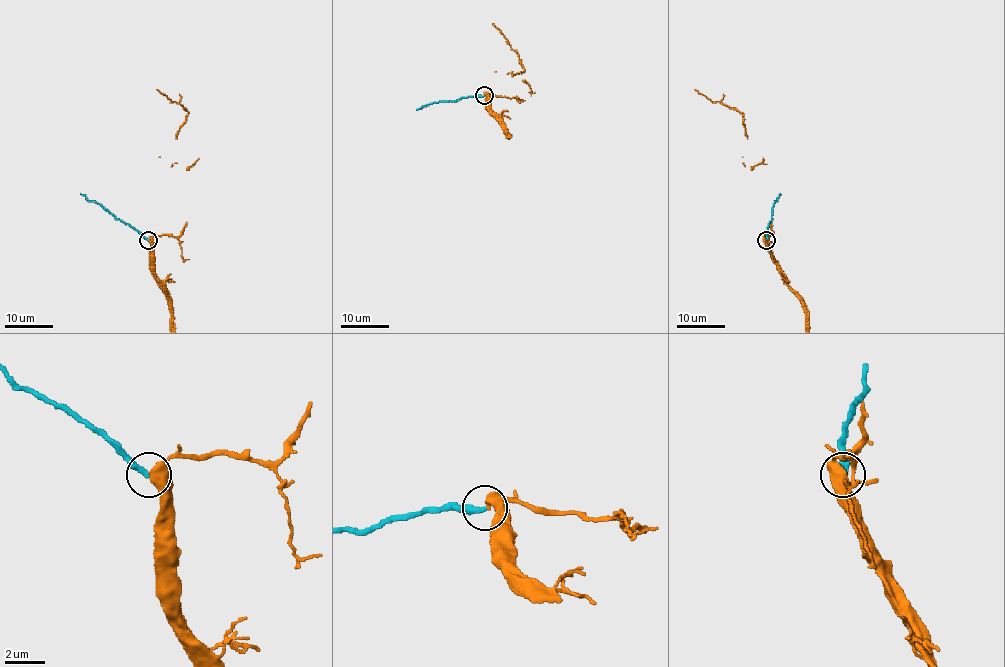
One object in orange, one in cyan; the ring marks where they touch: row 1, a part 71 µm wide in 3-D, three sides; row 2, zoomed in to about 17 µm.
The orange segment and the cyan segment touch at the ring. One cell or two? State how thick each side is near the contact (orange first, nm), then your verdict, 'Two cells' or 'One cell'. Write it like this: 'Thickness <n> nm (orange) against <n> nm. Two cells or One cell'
Thickness 360 nm (orange) against 280 nm. Two cells

